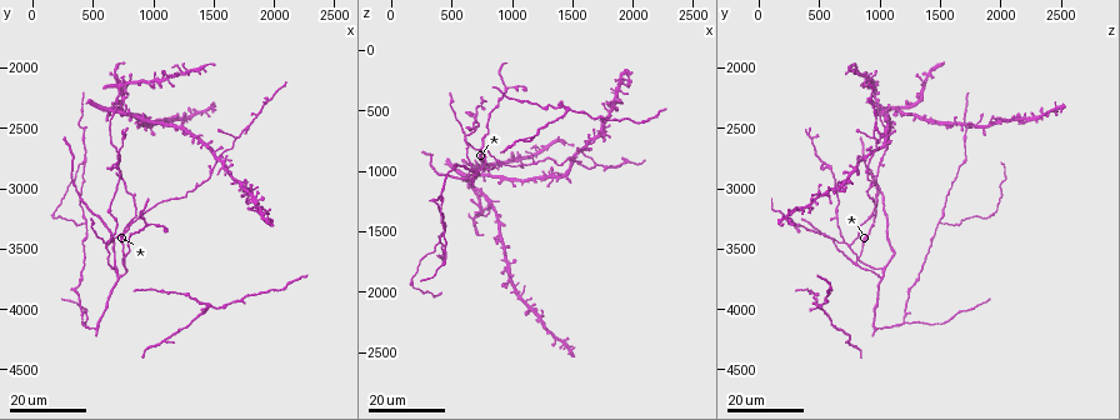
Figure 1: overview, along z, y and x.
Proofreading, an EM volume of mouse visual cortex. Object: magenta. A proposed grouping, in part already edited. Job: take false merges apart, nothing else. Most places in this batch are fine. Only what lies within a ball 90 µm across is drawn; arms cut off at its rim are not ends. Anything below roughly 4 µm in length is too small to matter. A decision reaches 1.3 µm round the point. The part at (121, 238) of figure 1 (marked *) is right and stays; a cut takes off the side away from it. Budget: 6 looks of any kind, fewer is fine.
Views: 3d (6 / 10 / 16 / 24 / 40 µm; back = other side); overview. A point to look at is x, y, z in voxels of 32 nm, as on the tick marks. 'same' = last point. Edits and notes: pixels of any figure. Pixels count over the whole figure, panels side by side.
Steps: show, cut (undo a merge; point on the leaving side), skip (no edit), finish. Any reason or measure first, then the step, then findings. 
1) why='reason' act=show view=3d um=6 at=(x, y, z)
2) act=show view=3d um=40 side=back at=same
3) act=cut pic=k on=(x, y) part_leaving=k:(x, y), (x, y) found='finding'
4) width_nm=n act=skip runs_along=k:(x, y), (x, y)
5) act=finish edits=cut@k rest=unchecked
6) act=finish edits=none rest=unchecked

why='side arm on a straight run' act=show view=3d um=24 at=(780, 3640, 780)

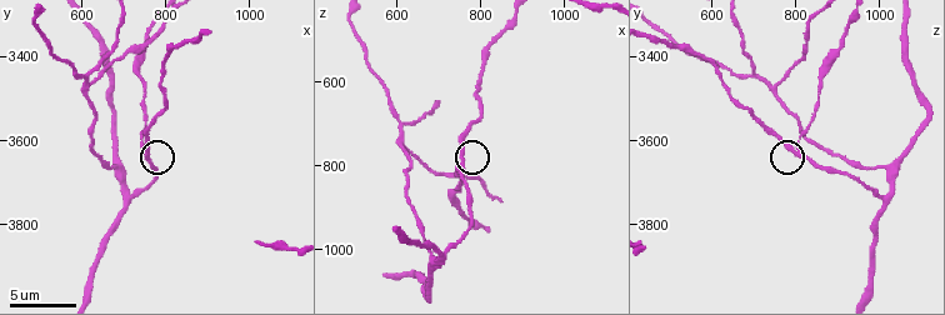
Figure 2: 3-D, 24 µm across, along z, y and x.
why='closer look' act=show view=3d um=10 at=(760, 3625, 790)

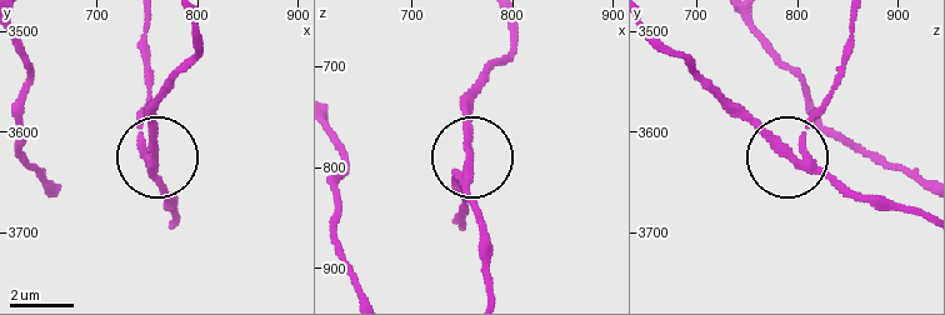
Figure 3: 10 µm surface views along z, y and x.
act=show view=3d um=6 at=(758, 3624, 796)

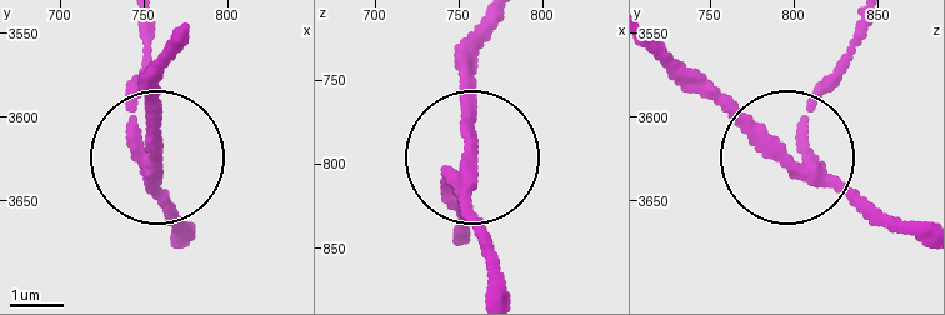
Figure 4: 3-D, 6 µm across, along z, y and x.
act=skip runs_along=4:(865, 33), (803, 140), (780, 154), (678, 64) found='continuous, no second cell'

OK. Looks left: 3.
act=show view=3d um=24 at=(1500, 3960, 480)

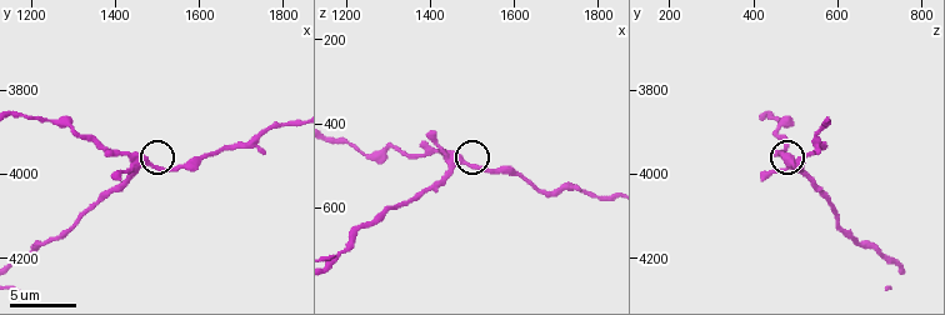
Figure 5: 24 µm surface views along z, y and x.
act=show view=3d um=6 at=(1475, 3970, 485)

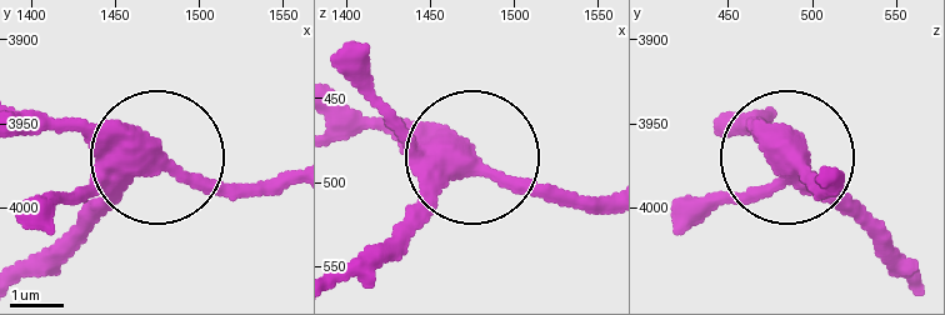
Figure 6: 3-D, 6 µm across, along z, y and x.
act=show view=3d um=6 side=back at=(1472, 3968, 484)

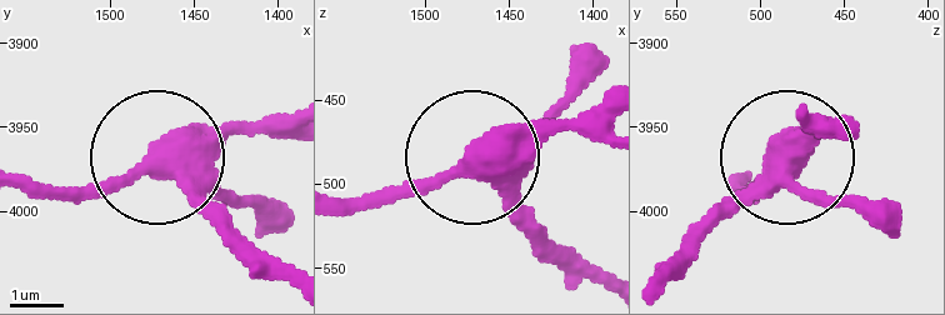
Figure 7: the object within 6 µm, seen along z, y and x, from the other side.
side_arm_um=23 act=skip runs_along=7:(659, 288), (820, 126) found='one cell here'

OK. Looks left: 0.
act=finish edits=none rest=unchecked

